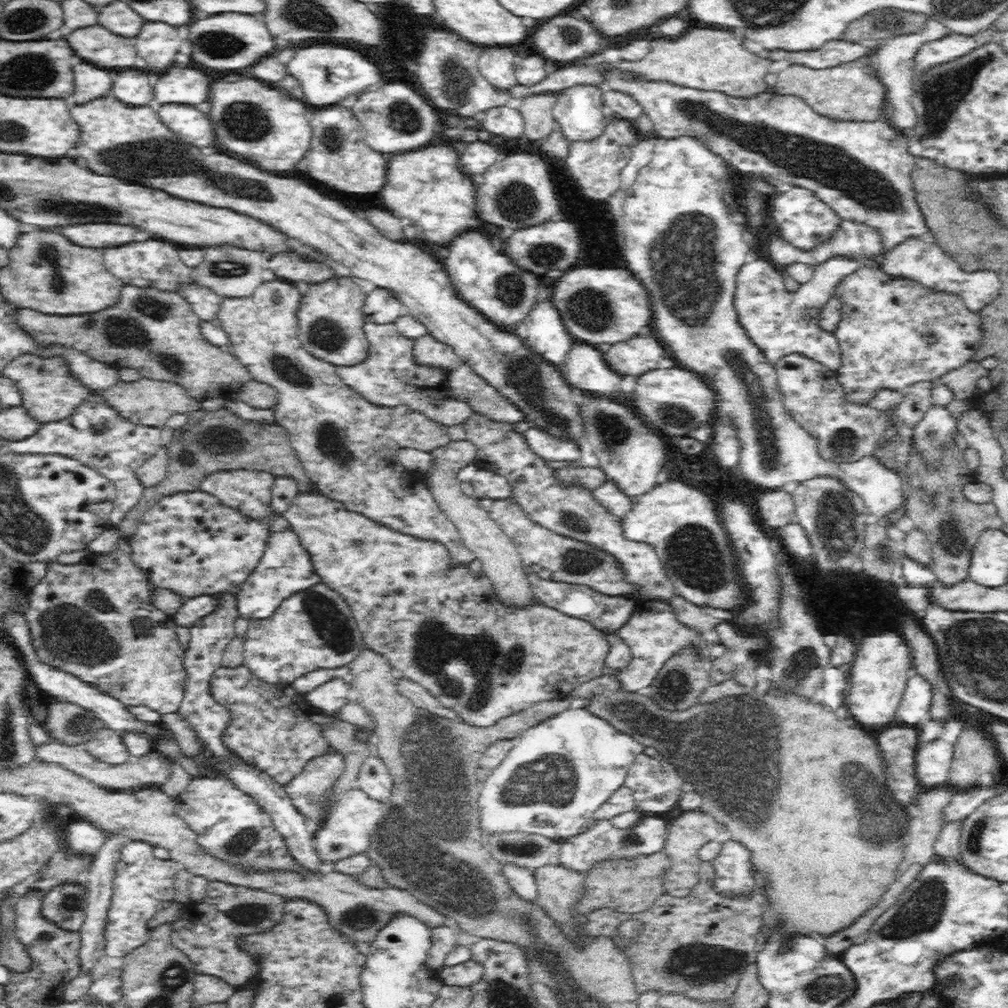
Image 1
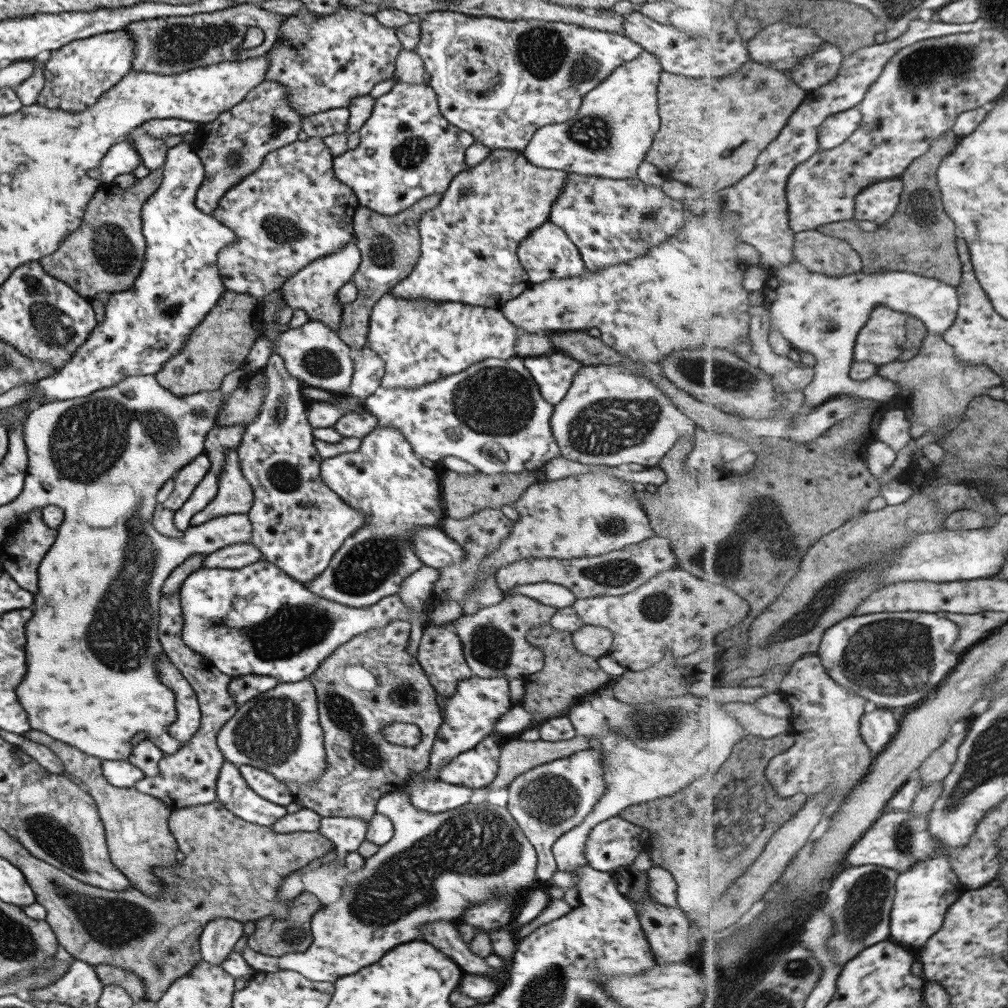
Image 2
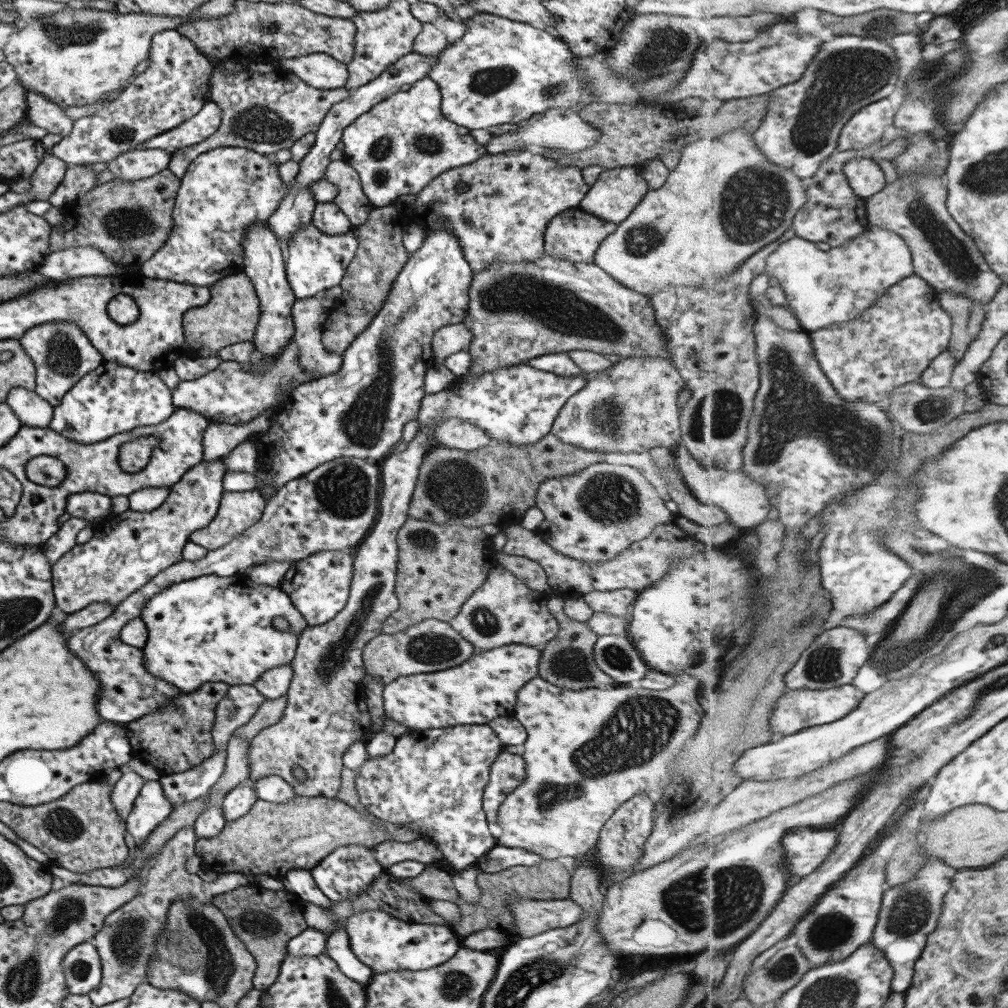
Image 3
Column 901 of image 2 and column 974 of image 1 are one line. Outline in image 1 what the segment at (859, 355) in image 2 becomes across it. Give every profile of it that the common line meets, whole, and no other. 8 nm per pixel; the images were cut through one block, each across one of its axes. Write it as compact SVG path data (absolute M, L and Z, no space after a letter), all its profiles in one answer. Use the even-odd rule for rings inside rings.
M860 266L838 285L835 296L843 300L841 321L834 331L842 351L837 381L846 393L846 401L857 405L869 406L872 398L886 389L904 392L917 382L939 381L951 370L972 361L987 336L981 314L968 310L962 298L930 293L918 282L892 278L874 266Z

